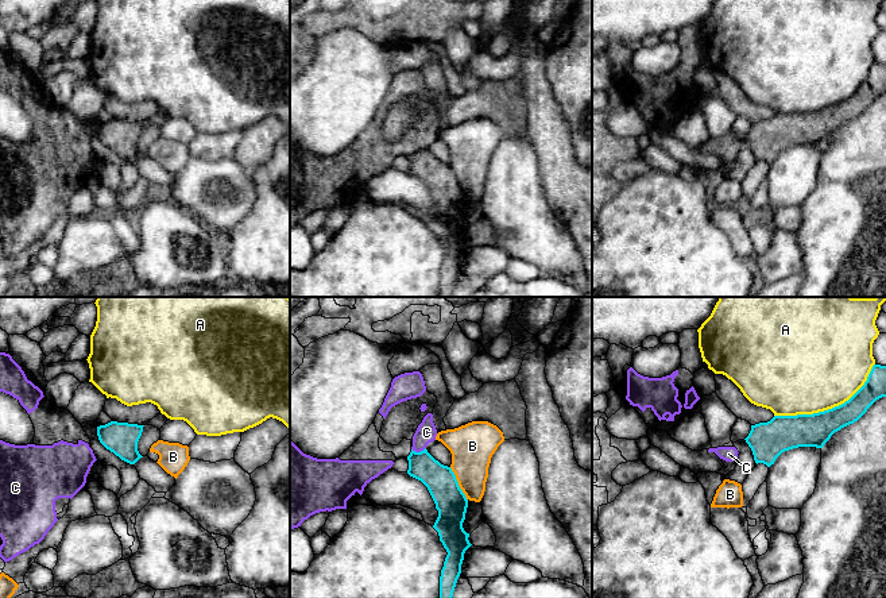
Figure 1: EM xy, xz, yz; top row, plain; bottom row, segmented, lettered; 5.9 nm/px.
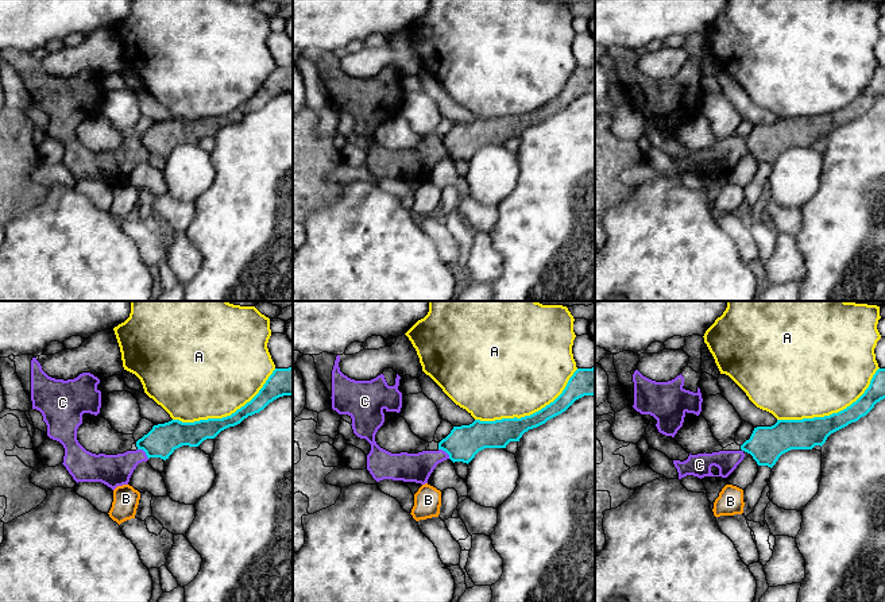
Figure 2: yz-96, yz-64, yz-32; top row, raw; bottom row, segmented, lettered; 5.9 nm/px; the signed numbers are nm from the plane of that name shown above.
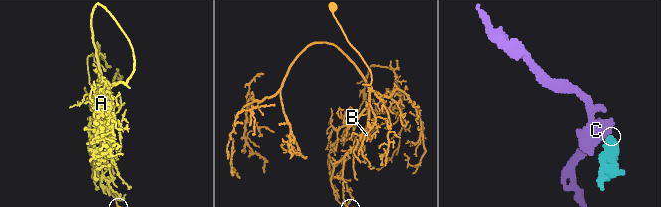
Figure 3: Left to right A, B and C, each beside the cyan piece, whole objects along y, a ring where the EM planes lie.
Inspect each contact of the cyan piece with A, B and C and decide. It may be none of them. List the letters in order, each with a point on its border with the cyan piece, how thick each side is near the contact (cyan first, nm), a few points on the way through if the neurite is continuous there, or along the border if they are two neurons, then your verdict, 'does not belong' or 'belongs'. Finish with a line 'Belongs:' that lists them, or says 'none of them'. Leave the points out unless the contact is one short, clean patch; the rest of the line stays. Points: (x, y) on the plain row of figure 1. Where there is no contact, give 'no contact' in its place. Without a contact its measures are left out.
A: contact yz (828, 107); calibres 190 and 500 nm; does not belong
B: contact xz (457, 181); calibres 190 and 260 nm; border xz (449, 165), (467, 197); does not belong
C: contact xz (418, 150); calibres 180 and 120 nm; border xz (425, 145), (420, 149), (411, 147); does not belong
Belongs: none of them

